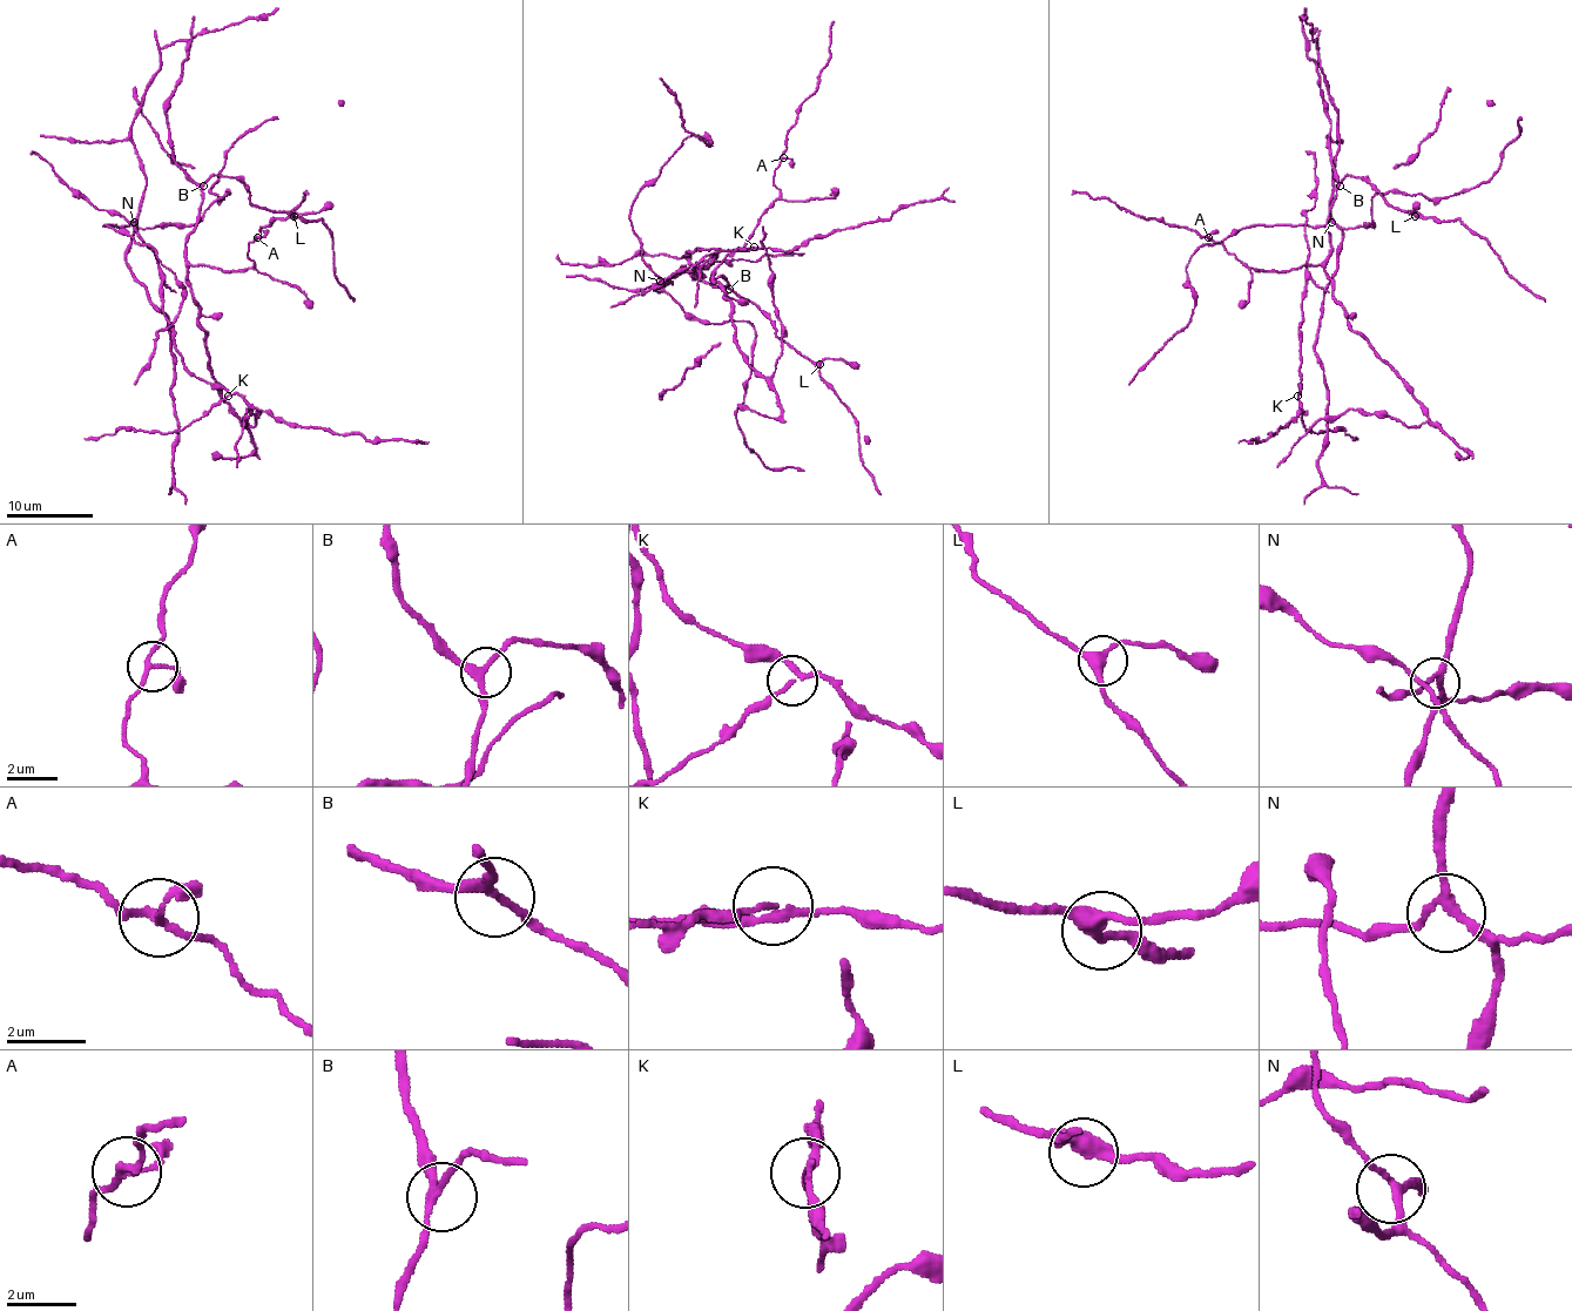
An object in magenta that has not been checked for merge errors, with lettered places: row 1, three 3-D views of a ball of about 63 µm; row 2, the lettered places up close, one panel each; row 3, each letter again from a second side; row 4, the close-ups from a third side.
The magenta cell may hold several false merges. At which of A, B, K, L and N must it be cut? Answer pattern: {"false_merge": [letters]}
{"false_merge": ["K"]}

